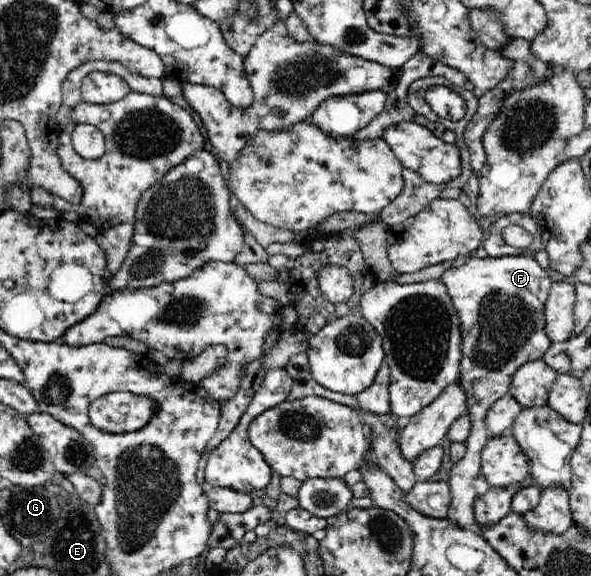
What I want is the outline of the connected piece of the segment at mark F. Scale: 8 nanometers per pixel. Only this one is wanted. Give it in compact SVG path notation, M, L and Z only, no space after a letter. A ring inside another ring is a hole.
M503 254L500 257L490 257L487 256L485 258L471 258L467 263L460 267L449 268L442 275L441 280L448 288L448 292L450 293L453 303L455 303L455 307L458 310L458 314L460 314L460 319L463 321L462 325L462 359L461 359L461 367L460 367L460 375L459 380L457 381L462 389L465 391L466 396L466 405L467 405L467 416L470 420L470 431L468 437L465 439L465 444L467 445L468 451L465 453L465 456L462 457L461 460L458 460L457 463L454 463L454 467L452 467L452 472L449 477L449 488L451 491L451 505L447 514L446 519L450 521L450 523L454 523L457 527L461 529L474 529L476 526L476 521L474 518L474 501L476 501L476 491L474 490L474 481L478 479L478 476L481 471L481 453L484 449L484 446L488 443L488 428L485 424L486 415L488 413L488 409L490 409L490 405L494 403L494 401L498 401L500 397L504 397L506 393L509 391L509 385L511 384L514 372L518 369L523 362L526 361L534 361L536 358L544 358L545 353L548 351L551 339L547 336L545 330L545 302L547 301L547 294L549 293L549 289L551 288L551 283L553 282L555 275L546 268L542 268L540 264L533 258L532 254Z

